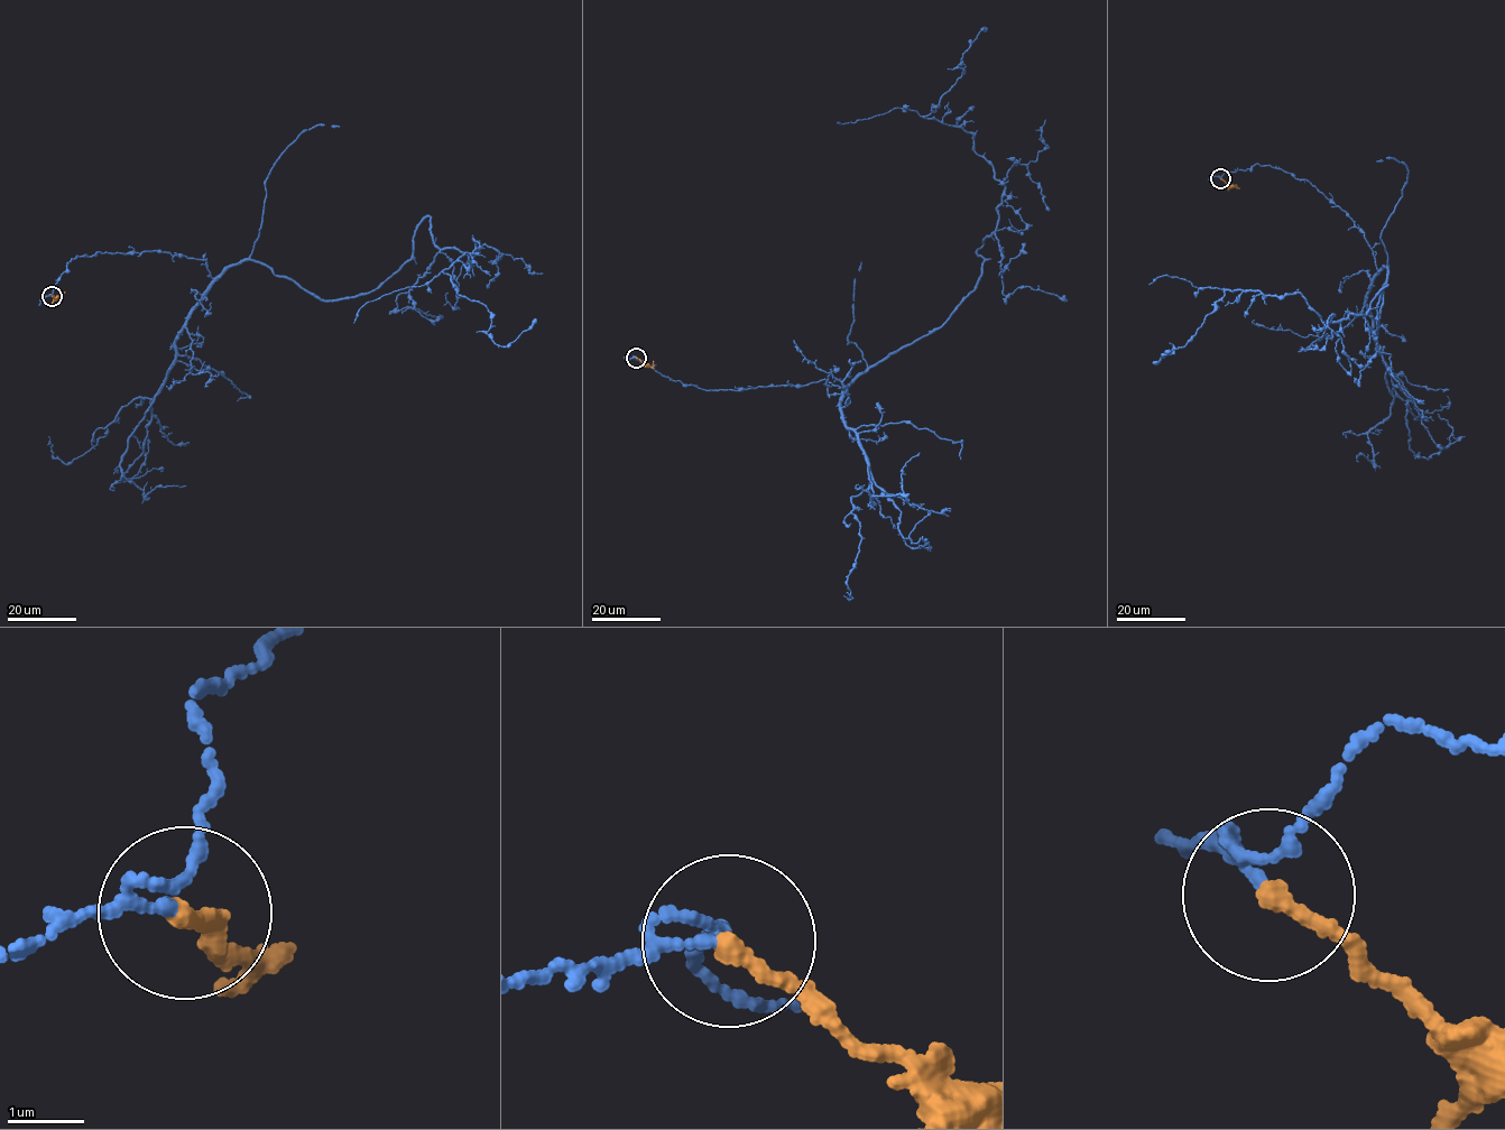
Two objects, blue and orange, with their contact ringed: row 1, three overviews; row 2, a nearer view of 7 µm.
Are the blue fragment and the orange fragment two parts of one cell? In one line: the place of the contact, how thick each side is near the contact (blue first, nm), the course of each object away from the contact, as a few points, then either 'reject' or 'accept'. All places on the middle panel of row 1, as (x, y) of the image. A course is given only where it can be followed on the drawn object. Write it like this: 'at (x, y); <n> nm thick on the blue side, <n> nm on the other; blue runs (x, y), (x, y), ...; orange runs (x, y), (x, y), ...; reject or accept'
at (636, 358); 100 nm thick on the blue side, 240 nm on the other; blue runs (636, 358), (707, 390), (845, 387), (948, 321), (1005, 185), (971, 133), (924, 117), (987, 29); orange runs (636, 358), (652, 367), (653, 361); accept

